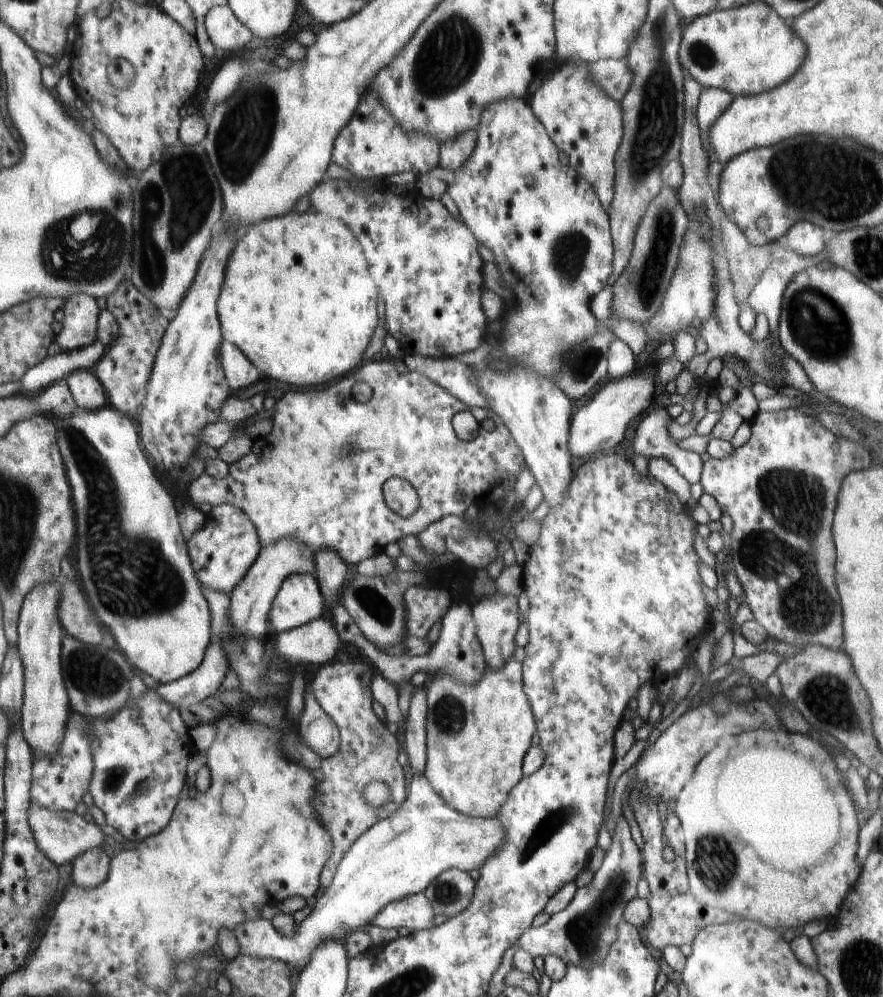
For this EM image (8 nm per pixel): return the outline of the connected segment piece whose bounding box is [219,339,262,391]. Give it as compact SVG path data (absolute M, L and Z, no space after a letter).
M222 340L219 362L230 390L242 391L243 388L247 389L248 386L262 379L258 369L249 361L249 358L229 340Z

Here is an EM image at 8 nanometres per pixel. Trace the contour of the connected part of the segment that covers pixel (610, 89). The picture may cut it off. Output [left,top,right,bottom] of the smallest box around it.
[590,59,632,102]

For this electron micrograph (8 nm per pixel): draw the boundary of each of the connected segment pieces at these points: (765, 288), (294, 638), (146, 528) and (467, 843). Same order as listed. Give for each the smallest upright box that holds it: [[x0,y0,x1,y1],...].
[[747,245,822,334],[275,616,342,667],[50,408,211,685],[234,775,507,973]]

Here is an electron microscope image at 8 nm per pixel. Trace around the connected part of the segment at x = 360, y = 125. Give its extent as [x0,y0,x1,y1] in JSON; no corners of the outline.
[335,90,439,180]

